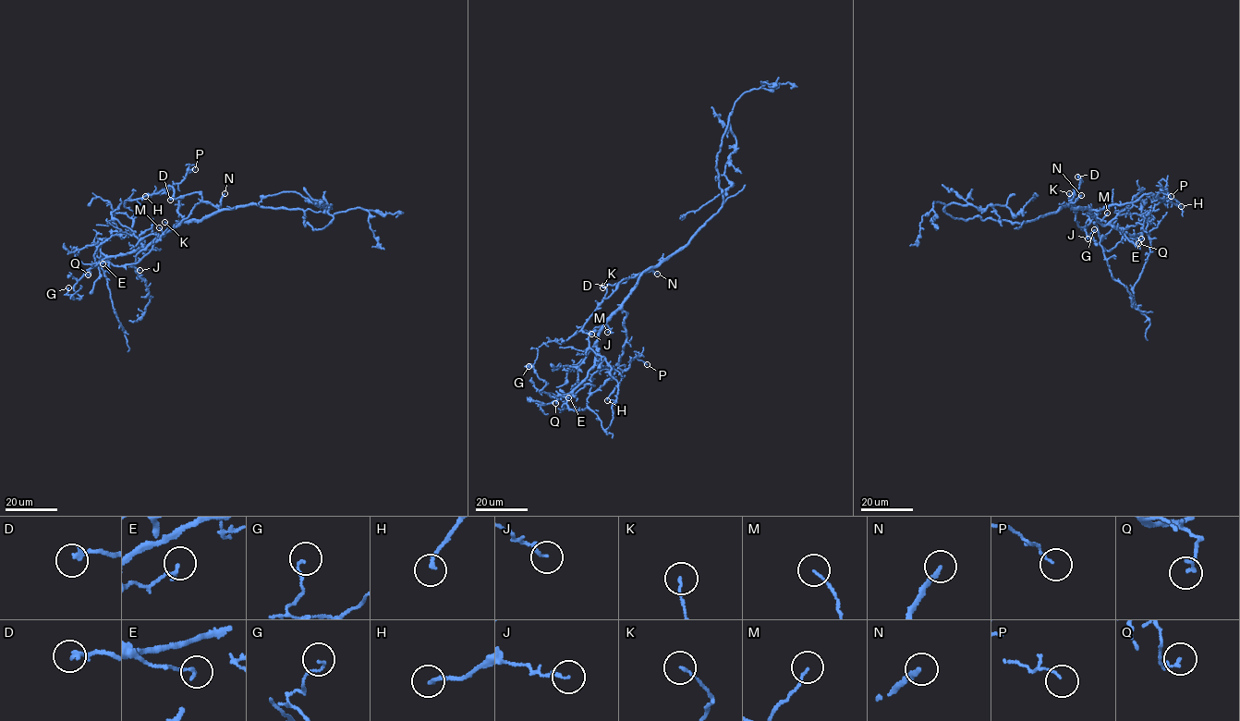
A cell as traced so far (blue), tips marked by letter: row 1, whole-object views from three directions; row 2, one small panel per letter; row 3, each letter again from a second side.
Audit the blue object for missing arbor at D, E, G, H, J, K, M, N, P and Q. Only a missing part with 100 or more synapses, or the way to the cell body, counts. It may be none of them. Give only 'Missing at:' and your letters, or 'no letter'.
Missing at: N

